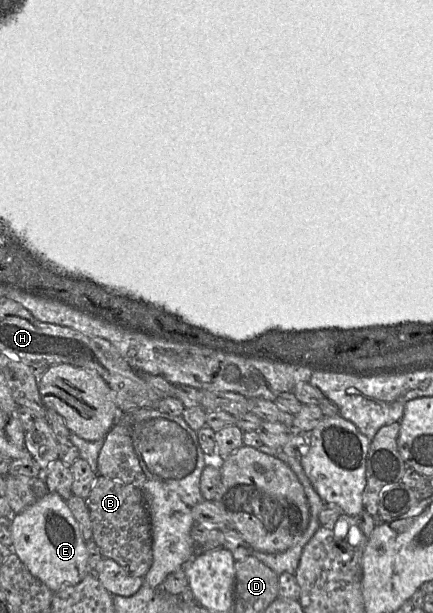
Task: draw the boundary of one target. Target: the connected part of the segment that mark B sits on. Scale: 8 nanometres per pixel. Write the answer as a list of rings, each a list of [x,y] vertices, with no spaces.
[[[97,476],[85,499],[92,523],[93,540],[102,556],[116,561],[132,575],[144,578],[152,561],[152,533],[147,497],[141,487]]]

